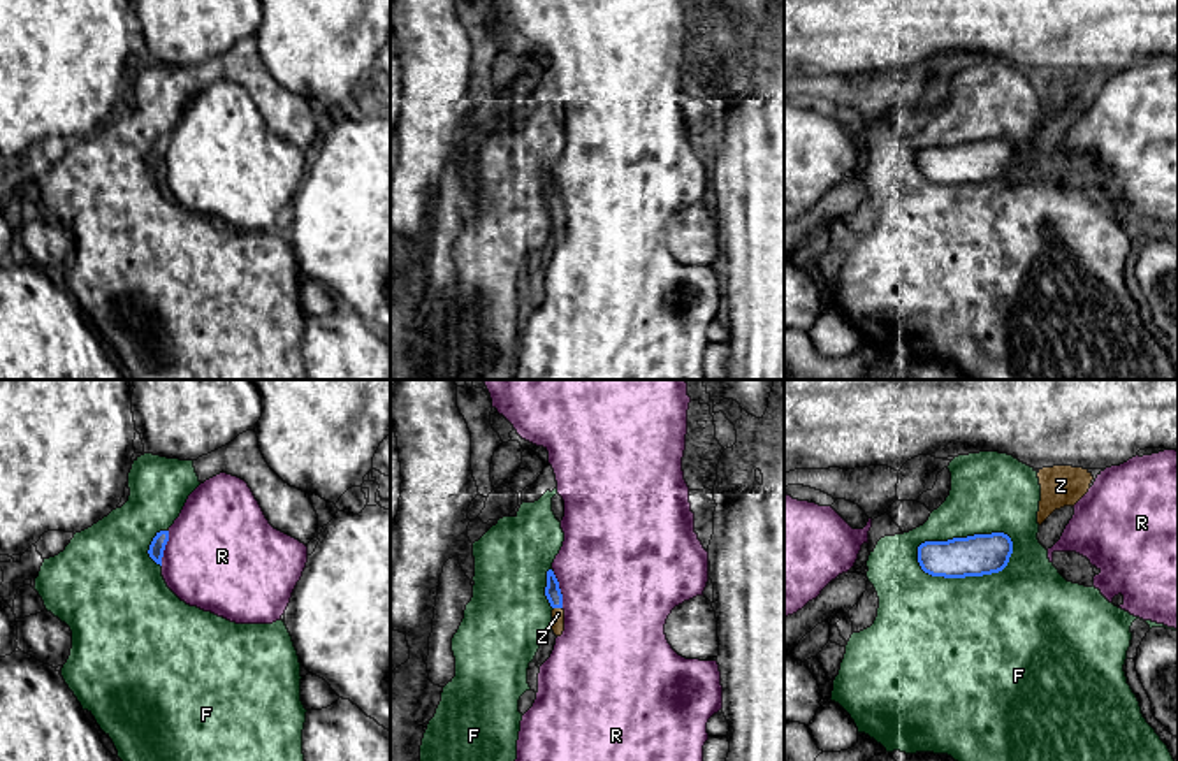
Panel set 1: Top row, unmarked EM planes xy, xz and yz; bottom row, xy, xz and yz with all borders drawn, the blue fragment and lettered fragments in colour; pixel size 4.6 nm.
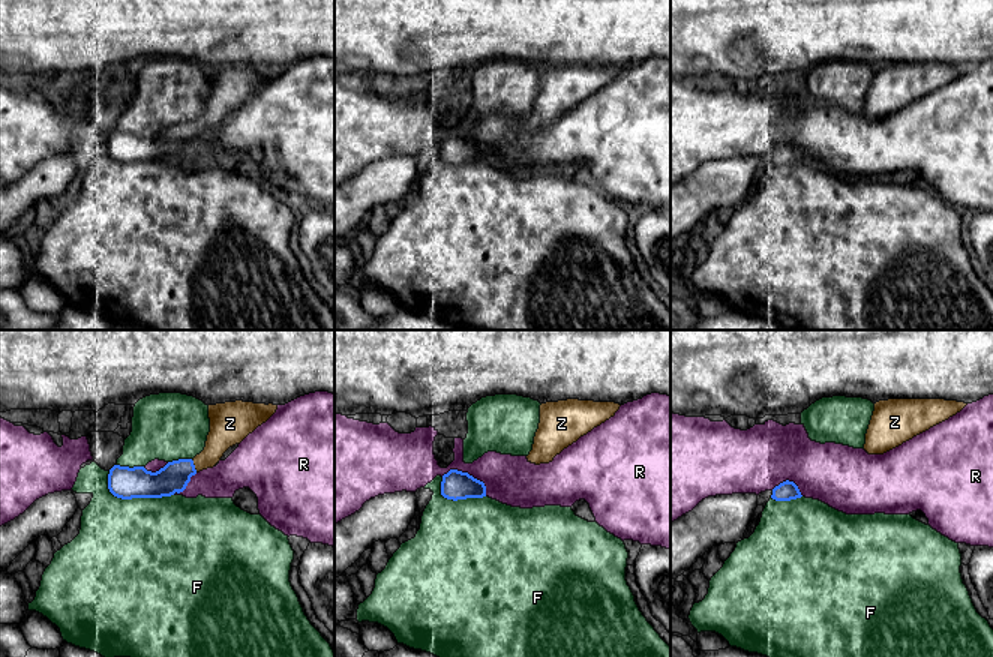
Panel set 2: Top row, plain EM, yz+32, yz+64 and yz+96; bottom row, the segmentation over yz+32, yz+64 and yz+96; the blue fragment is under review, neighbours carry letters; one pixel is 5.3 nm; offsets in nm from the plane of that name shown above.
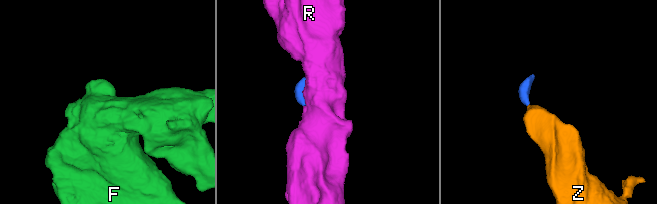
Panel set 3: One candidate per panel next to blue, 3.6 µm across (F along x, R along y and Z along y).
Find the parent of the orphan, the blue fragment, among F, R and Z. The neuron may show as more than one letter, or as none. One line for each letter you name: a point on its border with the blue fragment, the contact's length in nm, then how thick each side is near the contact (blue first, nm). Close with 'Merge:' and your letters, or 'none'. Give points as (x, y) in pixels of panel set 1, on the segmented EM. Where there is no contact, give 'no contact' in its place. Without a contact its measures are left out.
Z: meets blue in xz at (558, 607); contact 40 nm long; 70 nm thick on the blue side, 60 nm on the other
Merge: Z

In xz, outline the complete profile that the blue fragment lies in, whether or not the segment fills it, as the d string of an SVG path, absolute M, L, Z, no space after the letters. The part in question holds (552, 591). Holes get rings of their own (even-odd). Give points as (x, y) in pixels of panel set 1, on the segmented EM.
M552 569L547 571L545 596L550 606L554 608L552 610L552 631L556 636L561 636L564 631L563 594L561 594L559 582Z

